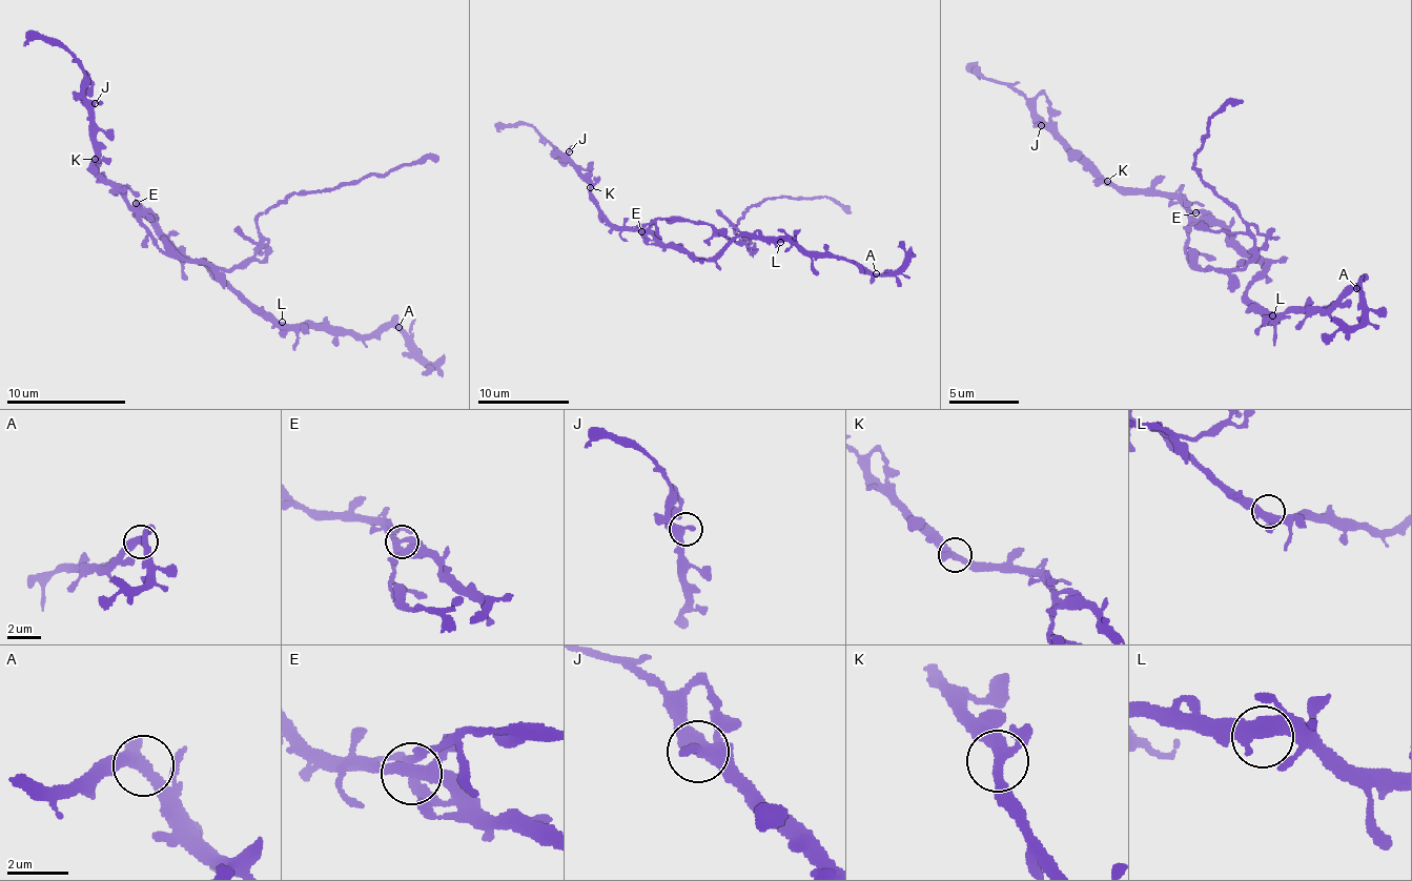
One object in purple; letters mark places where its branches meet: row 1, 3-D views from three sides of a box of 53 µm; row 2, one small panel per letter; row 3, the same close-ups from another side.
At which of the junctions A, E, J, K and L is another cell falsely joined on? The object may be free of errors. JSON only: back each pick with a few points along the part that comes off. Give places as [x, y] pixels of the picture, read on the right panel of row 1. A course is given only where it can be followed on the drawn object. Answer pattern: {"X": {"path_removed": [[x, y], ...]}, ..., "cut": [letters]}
{"E": {"path_removed": [[1194, 212], [1192, 266], [1247, 264], [1250, 229], [1194, 156], [1208, 120], [1242, 100]]}, "cut": ["E"]}

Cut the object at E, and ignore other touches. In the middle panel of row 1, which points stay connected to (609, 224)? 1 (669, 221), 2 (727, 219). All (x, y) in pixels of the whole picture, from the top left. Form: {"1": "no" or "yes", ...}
{"1": "no", "2": "no"}

